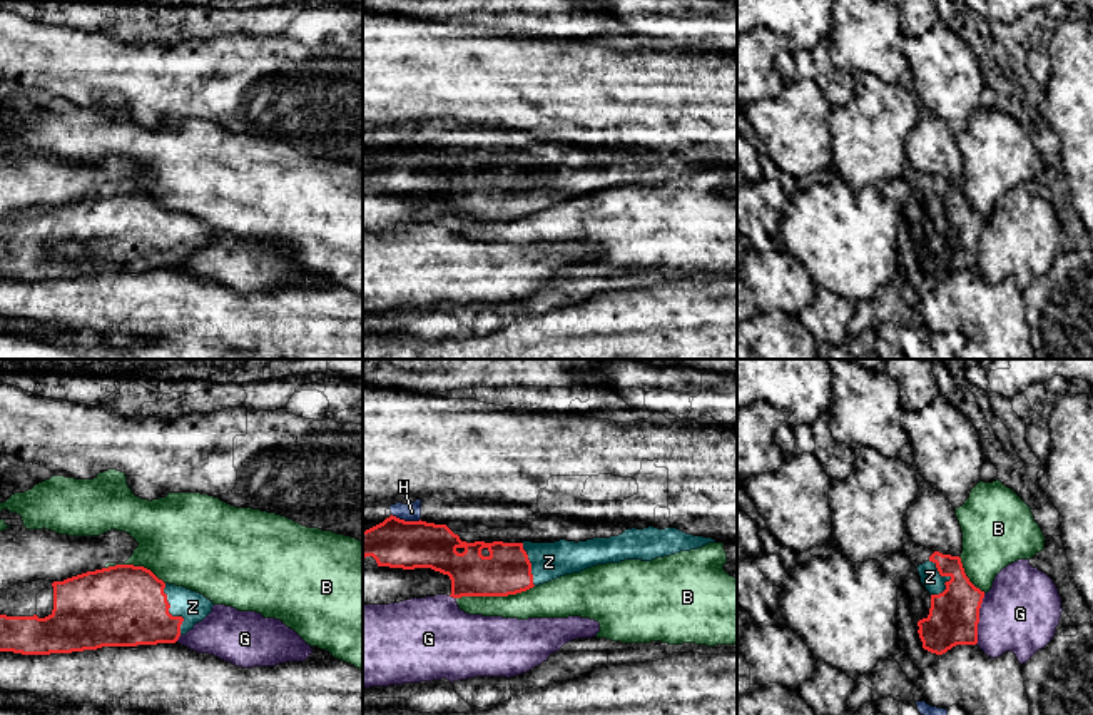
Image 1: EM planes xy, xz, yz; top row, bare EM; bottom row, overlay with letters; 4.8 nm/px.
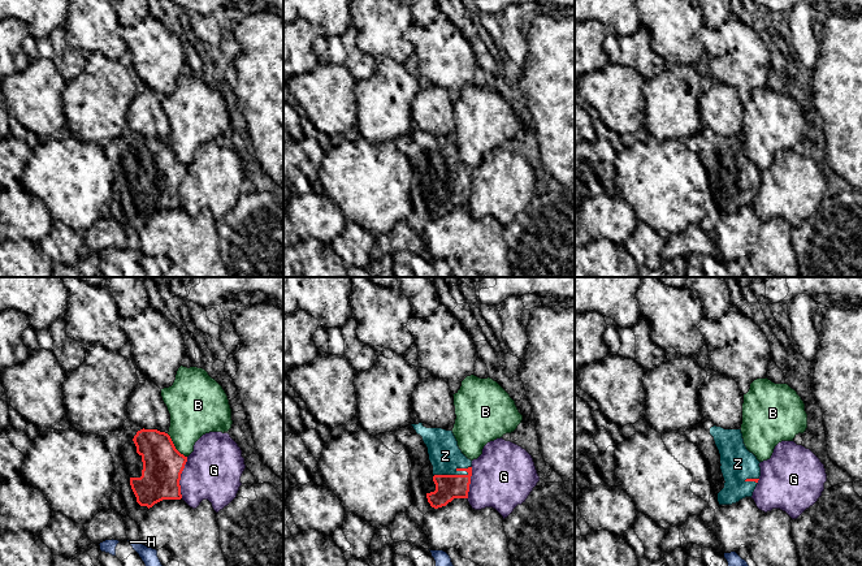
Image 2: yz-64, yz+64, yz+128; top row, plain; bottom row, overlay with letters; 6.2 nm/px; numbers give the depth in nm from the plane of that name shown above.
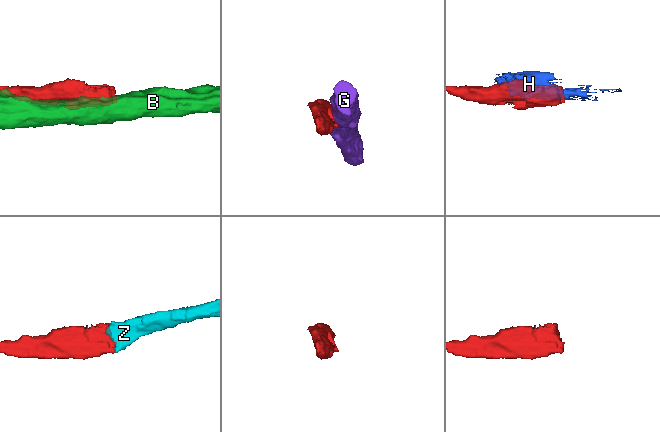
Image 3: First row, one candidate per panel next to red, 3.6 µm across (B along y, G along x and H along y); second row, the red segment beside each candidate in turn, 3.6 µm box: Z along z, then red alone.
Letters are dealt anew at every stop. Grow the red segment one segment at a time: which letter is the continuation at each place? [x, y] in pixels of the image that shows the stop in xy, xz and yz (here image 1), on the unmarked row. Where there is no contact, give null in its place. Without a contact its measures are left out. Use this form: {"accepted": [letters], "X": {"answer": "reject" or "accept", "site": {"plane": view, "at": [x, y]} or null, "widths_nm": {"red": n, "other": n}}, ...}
{"accepted": ["Z"], "B": {"answer": "reject", "site": {"plane": "xz", "at": [495, 221]}, "widths_nm": {"red": 220, "other": 170}}, "G": {"answer": "reject", "site": {"plane": "yz", "at": [978, 244]}, "widths_nm": {"red": 240, "other": 380}}, "H": {"answer": "reject", "site": {"plane": "xz", "at": [406, 147]}, "widths_nm": {"red": 240, "other": 80}}, "Z": {"answer": "accept", "site": {"plane": "xy", "at": [167, 238]}, "widths_nm": {"red": 400, "other": 150}}}

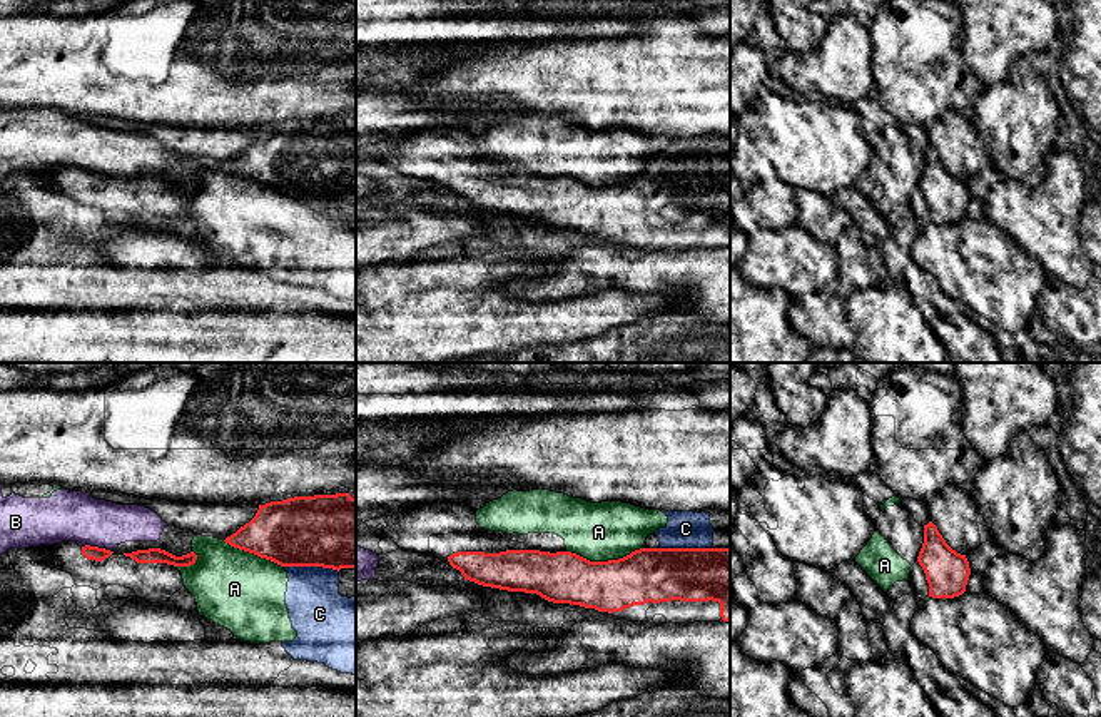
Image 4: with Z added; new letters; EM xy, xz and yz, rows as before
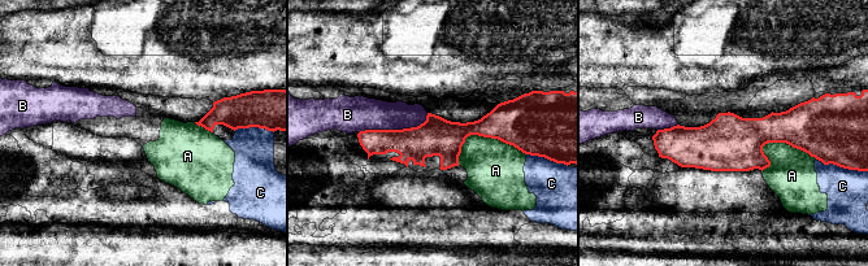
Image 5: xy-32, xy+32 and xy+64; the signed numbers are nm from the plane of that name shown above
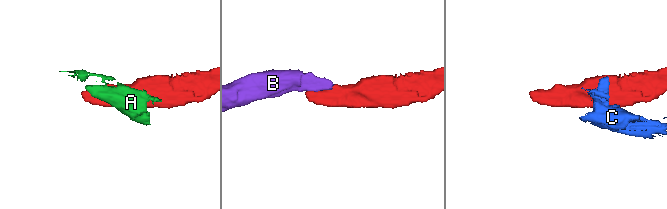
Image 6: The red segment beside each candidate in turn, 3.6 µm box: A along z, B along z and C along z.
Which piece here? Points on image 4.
{"accepted": [], "A": {"answer": "reject", "site": {"plane": "xz", "at": [605, 188]}, "widths_nm": {"red": 260, "other": 280}}, "B": {"answer": "reject", "site": {"plane": "xy", "at": [96, 172]}, "widths_nm": {"red": 70, "other": 240}}, "C": {"answer": "reject", "site": {"plane": "xy", "at": [311, 191]}, "widths_nm": {"red": 360, "other": 280}}}

